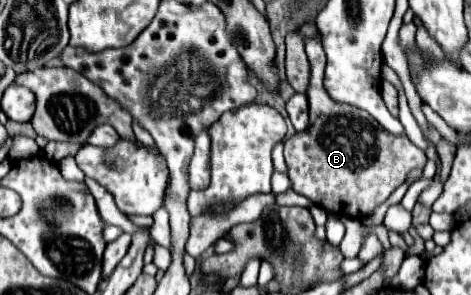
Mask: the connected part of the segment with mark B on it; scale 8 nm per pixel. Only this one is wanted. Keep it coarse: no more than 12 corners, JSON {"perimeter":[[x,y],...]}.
{"perimeter":[[304,41],[310,125],[284,141],[292,189],[364,219],[426,167],[406,135],[330,99]]}

